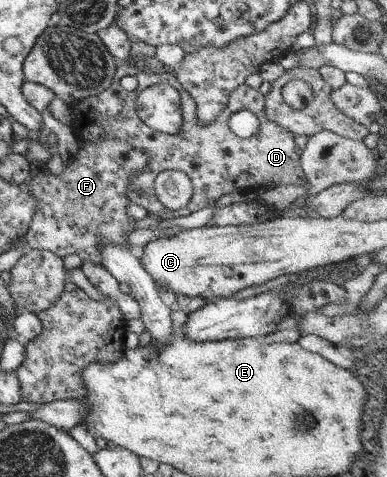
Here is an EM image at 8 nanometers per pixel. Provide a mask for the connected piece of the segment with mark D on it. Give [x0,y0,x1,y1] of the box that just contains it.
[68,61,307,219]

